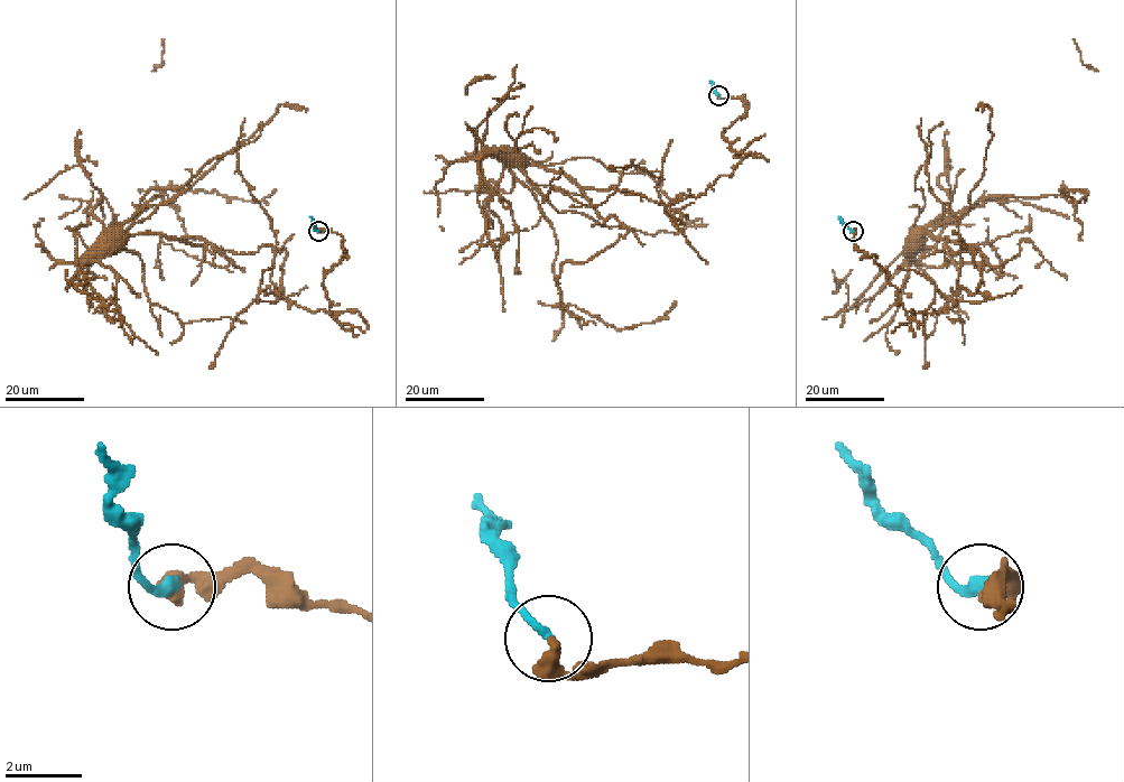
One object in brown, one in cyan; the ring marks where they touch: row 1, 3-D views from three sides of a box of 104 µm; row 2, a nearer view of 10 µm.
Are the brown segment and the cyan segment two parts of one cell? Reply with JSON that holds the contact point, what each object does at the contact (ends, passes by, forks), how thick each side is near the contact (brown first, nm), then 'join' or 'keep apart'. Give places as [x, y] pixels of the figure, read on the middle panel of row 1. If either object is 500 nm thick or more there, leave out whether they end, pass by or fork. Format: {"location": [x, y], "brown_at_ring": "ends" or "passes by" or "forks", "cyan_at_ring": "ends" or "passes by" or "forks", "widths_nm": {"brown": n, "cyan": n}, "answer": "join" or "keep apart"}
{"location": [718, 95], "brown_at_ring": "ends", "cyan_at_ring": "ends", "widths_nm": {"brown": 400, "cyan": 280}, "answer": "keep apart"}

